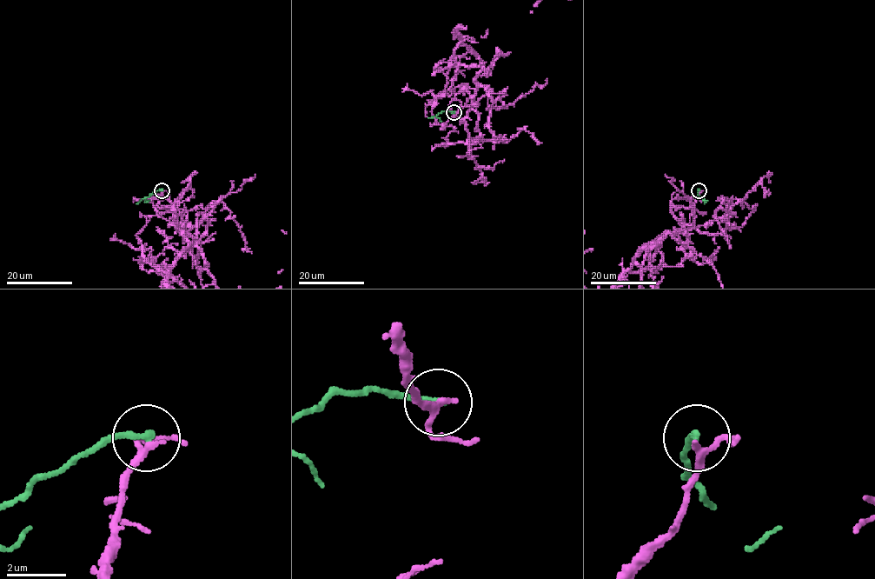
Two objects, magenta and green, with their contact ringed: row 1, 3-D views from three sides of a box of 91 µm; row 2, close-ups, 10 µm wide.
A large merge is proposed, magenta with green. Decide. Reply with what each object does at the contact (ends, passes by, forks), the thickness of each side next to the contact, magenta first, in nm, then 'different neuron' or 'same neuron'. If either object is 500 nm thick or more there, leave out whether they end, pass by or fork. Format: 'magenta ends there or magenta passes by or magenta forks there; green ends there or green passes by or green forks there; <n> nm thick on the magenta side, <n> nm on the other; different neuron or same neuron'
magenta passes by; green ends there; 200 nm thick on the magenta side, 240 nm on the other; same neuron

